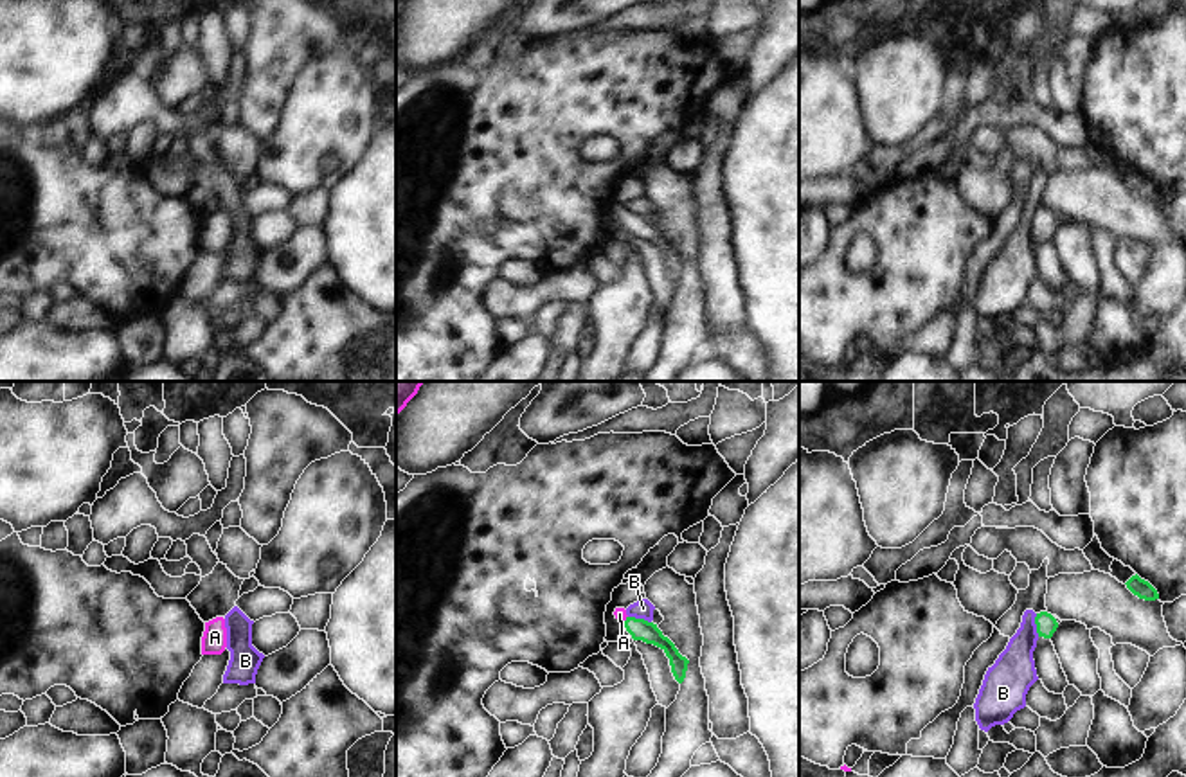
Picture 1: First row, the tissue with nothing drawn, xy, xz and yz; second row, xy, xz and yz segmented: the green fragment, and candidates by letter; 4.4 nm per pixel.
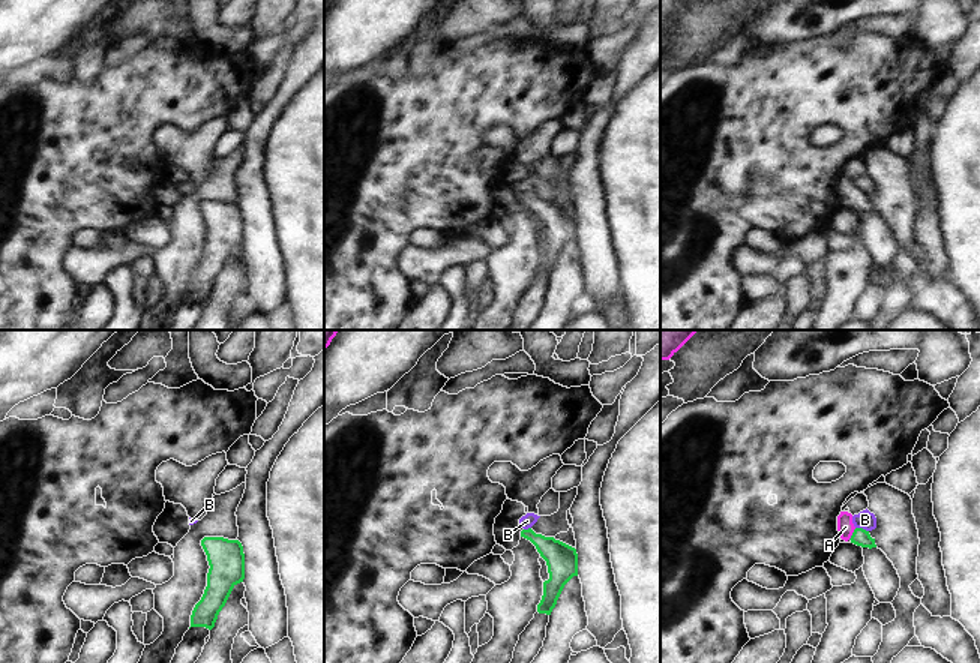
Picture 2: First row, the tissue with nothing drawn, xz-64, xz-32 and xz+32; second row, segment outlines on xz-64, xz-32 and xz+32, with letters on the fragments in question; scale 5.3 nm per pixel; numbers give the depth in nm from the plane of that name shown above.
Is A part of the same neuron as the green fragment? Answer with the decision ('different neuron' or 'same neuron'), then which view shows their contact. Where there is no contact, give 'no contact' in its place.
same neuron; contact in xz

